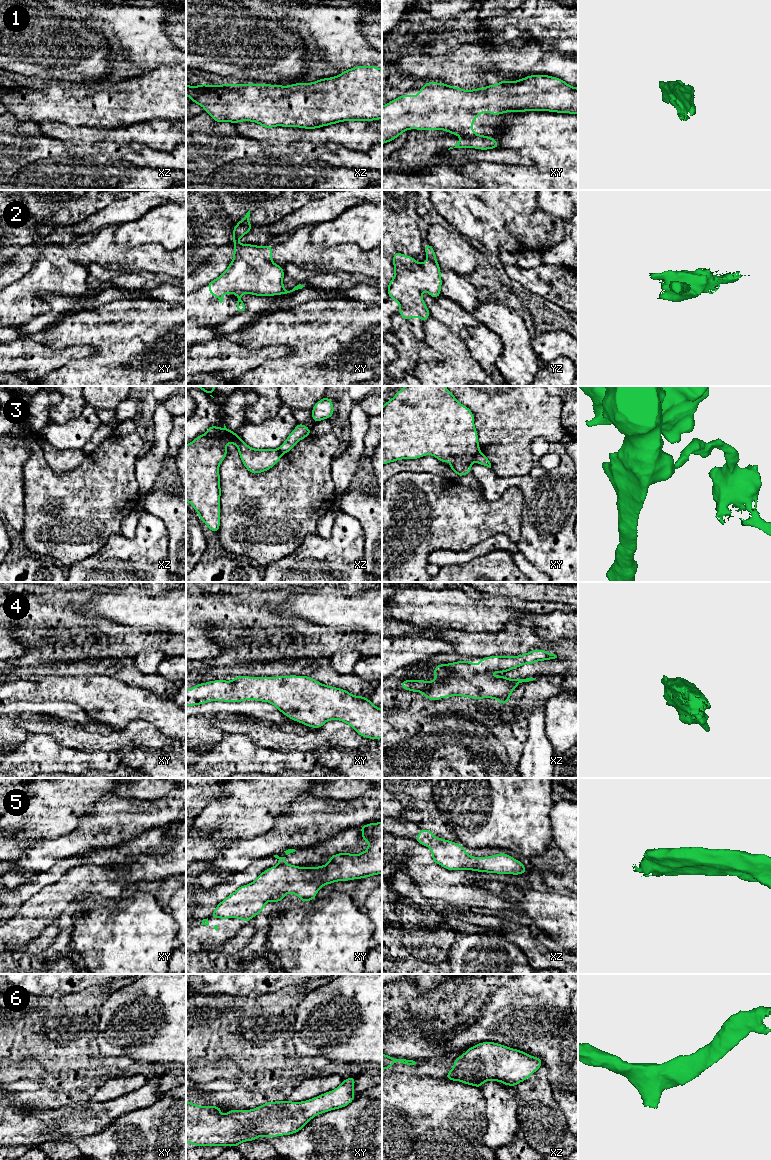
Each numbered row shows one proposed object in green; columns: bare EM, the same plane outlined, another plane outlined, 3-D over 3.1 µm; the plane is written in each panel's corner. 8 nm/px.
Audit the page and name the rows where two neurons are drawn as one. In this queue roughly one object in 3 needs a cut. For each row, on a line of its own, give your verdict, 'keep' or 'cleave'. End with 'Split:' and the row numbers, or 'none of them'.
1: keep
2: keep
3: cleave
4: keep
5: keep
6: keep
Split: 3

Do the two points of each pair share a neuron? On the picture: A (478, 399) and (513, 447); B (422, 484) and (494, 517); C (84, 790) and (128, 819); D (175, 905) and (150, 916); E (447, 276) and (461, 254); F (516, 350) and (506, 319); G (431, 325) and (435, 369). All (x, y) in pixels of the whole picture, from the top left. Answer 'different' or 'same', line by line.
A: same
B: same
C: different
D: different
E: different
F: same
G: same

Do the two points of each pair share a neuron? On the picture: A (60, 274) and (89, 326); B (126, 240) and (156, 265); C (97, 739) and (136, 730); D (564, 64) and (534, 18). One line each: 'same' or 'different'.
A: different
B: different
C: same
D: different

